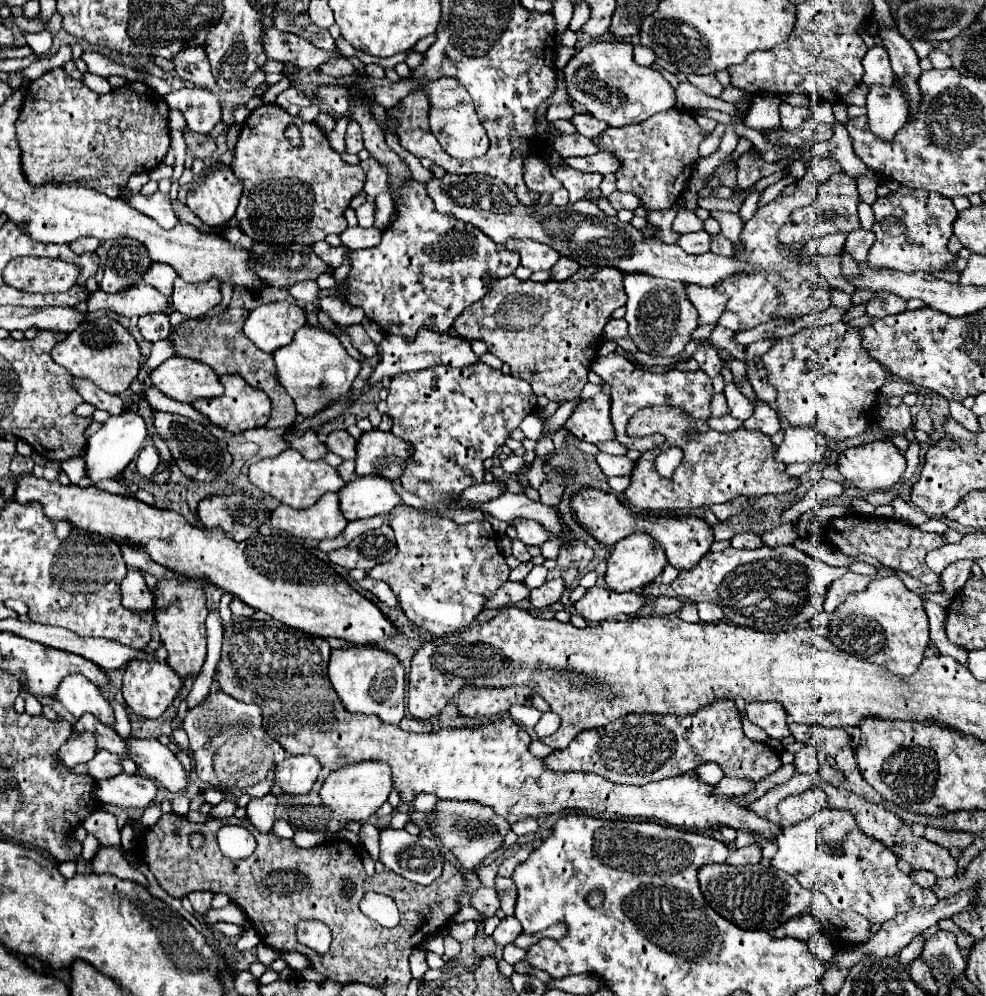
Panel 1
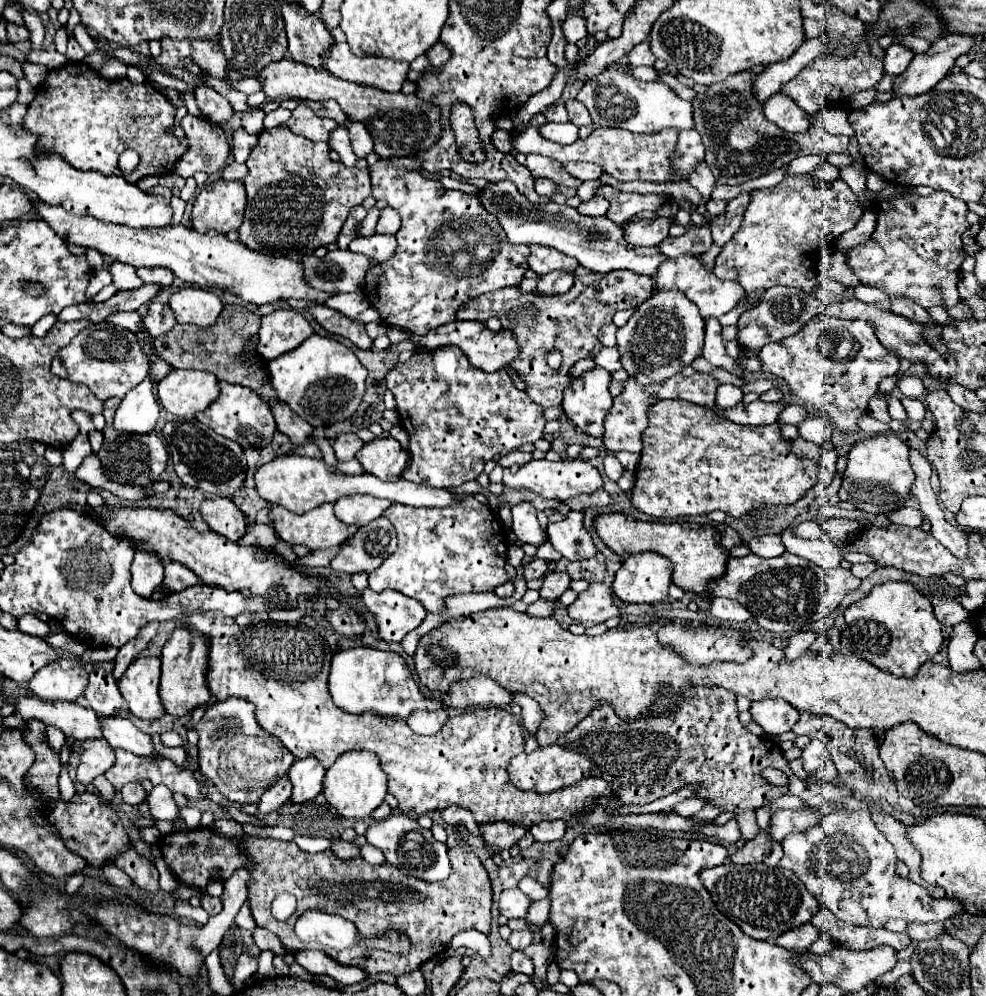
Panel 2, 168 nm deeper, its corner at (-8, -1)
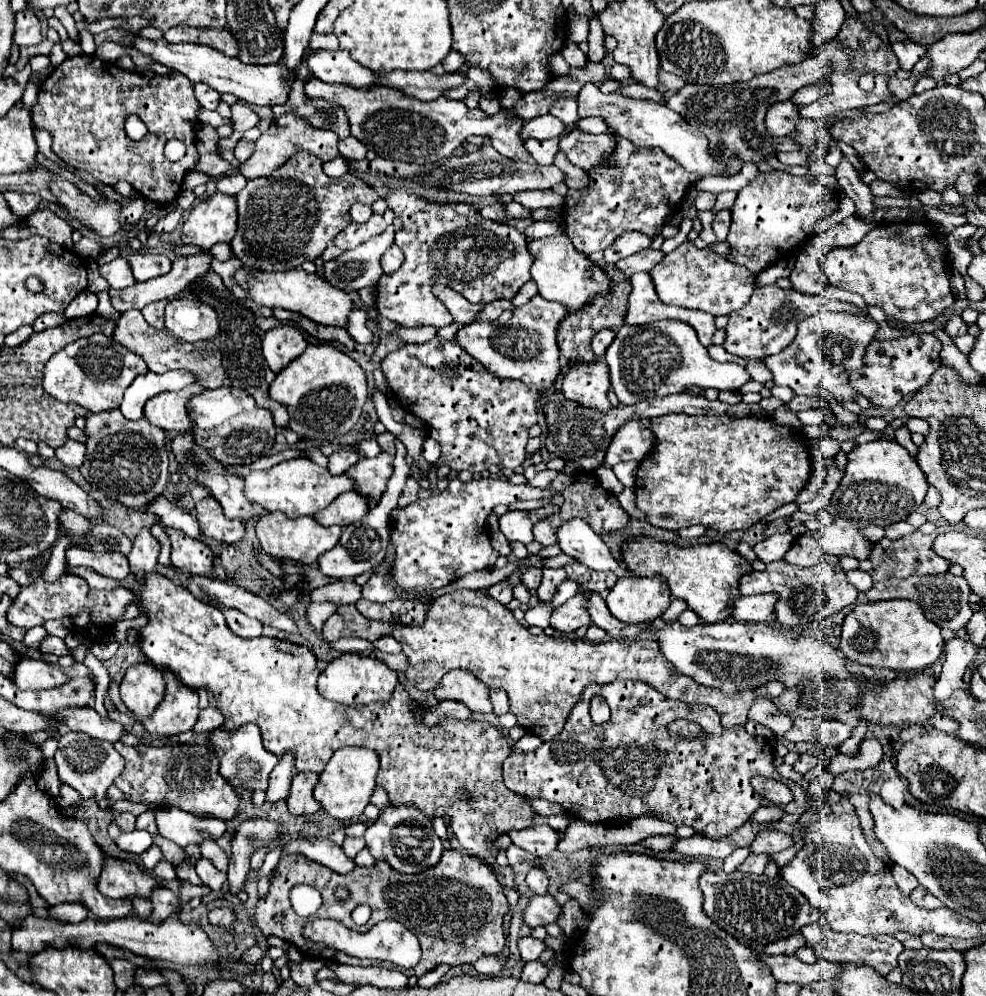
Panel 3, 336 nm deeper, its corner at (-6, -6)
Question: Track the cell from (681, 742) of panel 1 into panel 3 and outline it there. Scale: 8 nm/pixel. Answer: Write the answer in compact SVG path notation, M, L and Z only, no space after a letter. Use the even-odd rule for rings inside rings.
M620 680L604 686L588 686L584 690L580 702L572 708L572 714L564 726L564 730L552 738L552 742L544 742L540 748L528 754L510 754L504 760L502 776L504 784L514 790L516 794L528 796L528 798L544 798L550 802L560 802L566 810L572 814L590 820L590 822L604 822L604 820L616 820L616 818L636 818L640 814L658 814L662 820L670 820L678 826L686 824L696 828L698 834L704 834L708 838L722 838L732 834L736 828L740 828L756 808L760 808L766 800L754 792L750 786L750 778L760 776L772 776L786 784L794 800L786 806L782 806L788 814L802 814L808 806L808 792L790 782L784 780L776 768L774 768L774 748L768 740L752 736L744 730L744 726L724 728L720 724L720 716L710 706L700 704L684 704L680 700L670 700L662 696L656 688L652 688L646 682L640 680ZM594 696L602 696L612 710L612 716L606 724L596 726L590 718L590 700ZM686 718L690 722L700 724L702 734L700 738L682 738L668 732L668 724L672 720Z

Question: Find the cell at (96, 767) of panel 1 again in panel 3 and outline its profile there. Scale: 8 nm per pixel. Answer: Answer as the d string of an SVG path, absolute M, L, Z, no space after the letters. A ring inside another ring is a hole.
M116 742L114 748L122 754L126 766L114 784L130 802L152 802L154 808L180 808L192 814L212 814L220 820L232 820L238 812L238 794L220 778L216 754L198 744L178 744L166 748L154 746L126 746Z

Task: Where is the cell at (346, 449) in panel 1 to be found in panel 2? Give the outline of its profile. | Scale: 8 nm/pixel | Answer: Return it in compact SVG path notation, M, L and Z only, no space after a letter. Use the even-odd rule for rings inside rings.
M342 433L336 441L334 441L334 451L336 451L336 459L338 461L350 461L354 459L354 455L362 449L362 439L356 433Z

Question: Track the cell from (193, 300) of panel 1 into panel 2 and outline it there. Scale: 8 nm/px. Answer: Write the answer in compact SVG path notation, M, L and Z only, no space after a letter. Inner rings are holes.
M182 287L170 295L168 305L178 323L194 323L200 327L214 325L222 313L220 297L198 287Z

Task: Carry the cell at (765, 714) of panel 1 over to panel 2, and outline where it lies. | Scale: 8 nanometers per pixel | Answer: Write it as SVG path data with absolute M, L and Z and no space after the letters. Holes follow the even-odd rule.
M764 699L764 701L754 701L750 705L750 713L754 721L772 735L786 733L794 727L798 721L800 713L786 701L782 699Z

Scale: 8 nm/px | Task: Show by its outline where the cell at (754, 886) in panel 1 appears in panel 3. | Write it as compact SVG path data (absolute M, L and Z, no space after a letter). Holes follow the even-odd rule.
M738 870L726 872L704 872L700 876L700 888L704 894L704 912L716 920L720 928L732 934L742 944L752 950L762 950L766 944L788 938L800 932L802 926L816 922L822 914L812 908L812 904L800 894L794 886L790 886L782 876L776 880L766 874L742 874Z

